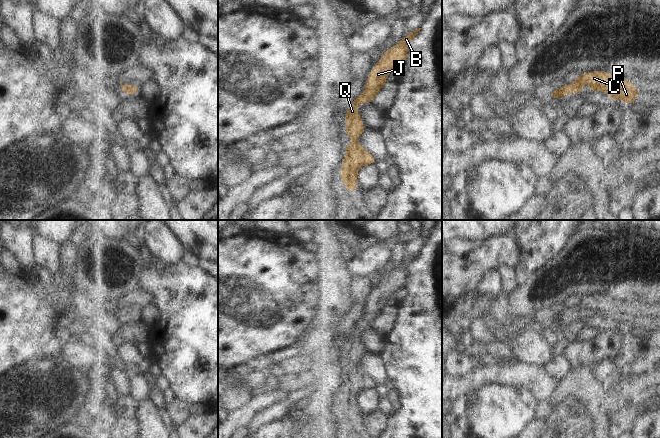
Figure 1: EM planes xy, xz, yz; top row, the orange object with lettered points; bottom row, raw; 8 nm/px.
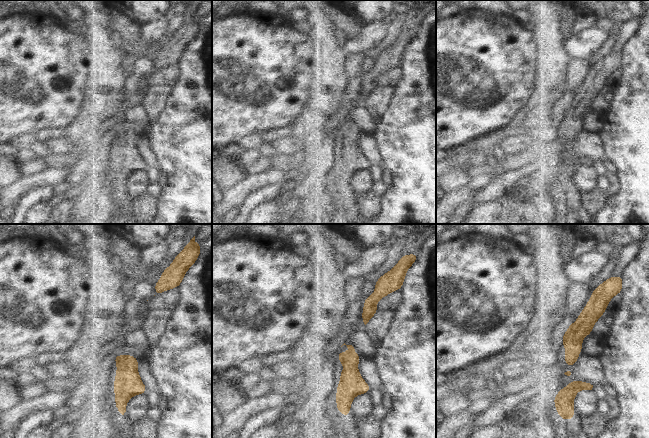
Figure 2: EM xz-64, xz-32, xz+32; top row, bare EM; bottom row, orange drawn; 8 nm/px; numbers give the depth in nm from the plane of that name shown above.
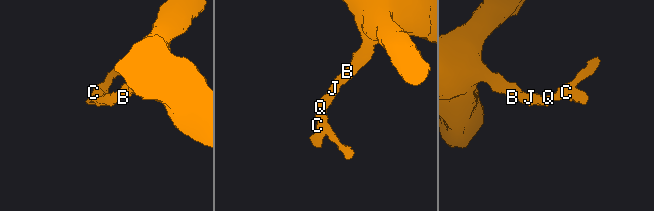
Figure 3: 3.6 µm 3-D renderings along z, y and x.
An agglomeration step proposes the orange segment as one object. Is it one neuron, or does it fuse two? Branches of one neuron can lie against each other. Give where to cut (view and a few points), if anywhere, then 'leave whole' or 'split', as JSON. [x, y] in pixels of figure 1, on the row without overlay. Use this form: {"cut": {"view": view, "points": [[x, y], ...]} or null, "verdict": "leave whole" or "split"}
{"cut": null, "verdict": "leave whole"}

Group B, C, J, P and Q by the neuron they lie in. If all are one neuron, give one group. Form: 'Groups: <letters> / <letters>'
Groups: B C J P Q

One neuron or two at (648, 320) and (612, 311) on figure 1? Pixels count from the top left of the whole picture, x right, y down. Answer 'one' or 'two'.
one

